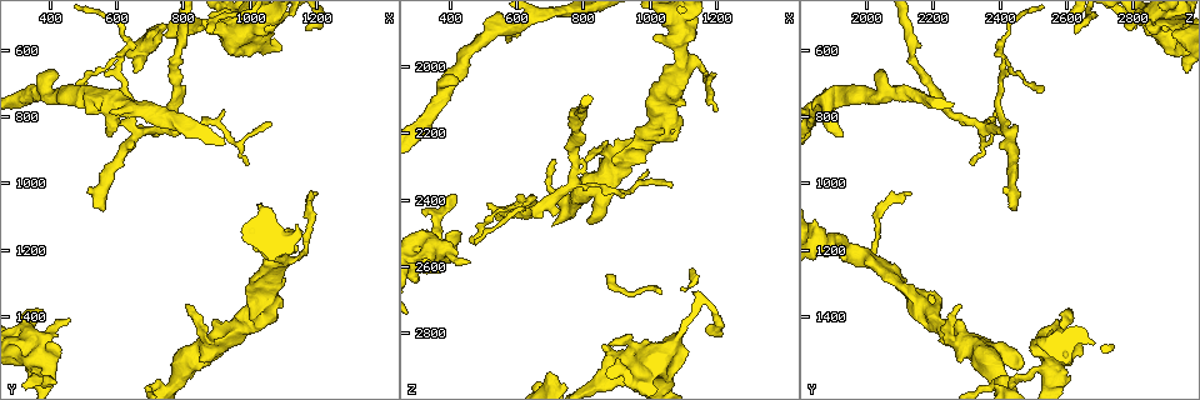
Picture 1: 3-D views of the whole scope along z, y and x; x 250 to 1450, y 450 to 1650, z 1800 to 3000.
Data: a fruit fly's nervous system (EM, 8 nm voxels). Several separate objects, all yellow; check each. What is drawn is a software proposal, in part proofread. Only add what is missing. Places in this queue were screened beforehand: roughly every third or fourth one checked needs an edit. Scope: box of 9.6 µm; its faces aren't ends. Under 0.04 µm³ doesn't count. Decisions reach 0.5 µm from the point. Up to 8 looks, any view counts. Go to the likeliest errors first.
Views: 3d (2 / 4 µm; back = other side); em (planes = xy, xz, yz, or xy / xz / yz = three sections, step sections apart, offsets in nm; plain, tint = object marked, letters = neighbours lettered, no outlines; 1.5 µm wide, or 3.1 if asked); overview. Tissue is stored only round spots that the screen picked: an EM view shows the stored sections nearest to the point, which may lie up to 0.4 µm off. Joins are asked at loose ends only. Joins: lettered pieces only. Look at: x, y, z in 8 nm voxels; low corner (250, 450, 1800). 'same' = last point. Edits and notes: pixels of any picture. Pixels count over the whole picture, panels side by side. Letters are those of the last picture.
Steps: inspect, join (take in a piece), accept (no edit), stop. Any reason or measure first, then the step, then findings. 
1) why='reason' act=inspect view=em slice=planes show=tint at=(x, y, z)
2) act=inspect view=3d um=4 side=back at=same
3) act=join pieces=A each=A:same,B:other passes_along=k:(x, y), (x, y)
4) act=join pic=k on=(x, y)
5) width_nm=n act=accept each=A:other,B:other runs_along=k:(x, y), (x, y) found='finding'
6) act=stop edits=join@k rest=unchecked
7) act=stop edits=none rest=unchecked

why='an open end' act=inspect view=3d um=2 at=(450, 1400, 2590)

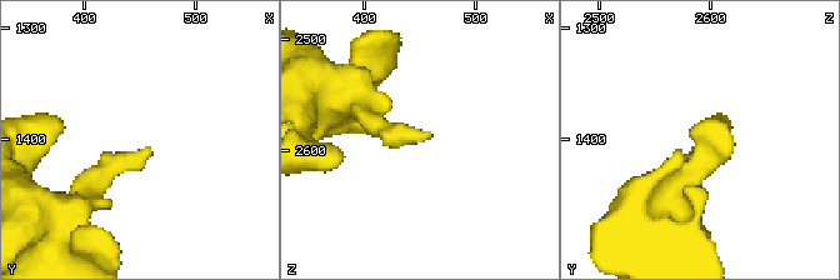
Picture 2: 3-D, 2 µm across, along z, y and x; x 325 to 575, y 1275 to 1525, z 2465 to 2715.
why='now the EM' act=inspect view=em slice=planes show=letters at=(456, 1406, 2584)

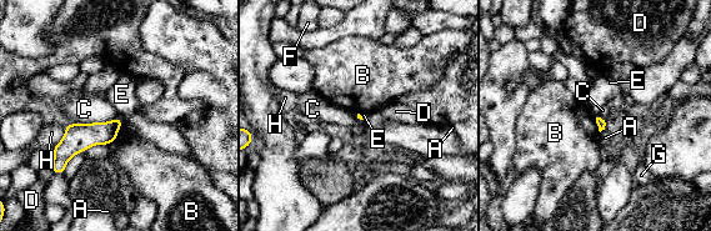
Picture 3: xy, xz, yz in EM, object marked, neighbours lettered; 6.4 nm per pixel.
act=accept each=A:other,B:other,C:other,D:other,E:other,F:other,G:other,H:other found='none of them fits'

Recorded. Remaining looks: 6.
why='free end' act=inspect view=em slice=planes show=tint at=(580, 860, 1930)

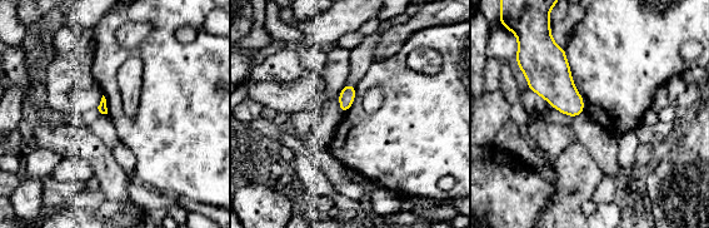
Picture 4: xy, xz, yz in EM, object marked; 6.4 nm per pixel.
why='see the neighbours' act=inspect view=em slice=planes show=letters at=same

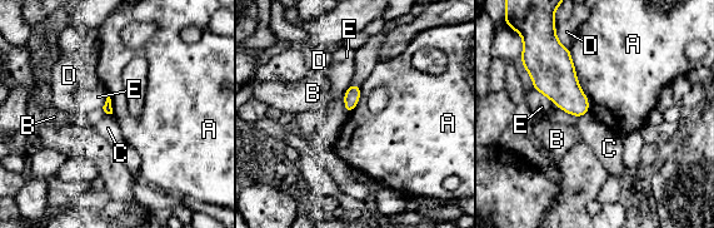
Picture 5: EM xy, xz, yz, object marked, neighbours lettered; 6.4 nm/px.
act=accept each=A:other,B:other,C:other,D:other,E:other border=5:(569, 50), (589, 112) found='none of them fits'

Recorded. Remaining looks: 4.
why='free end' act=inspect view=3d um=4 at=(890, 1420, 2280)

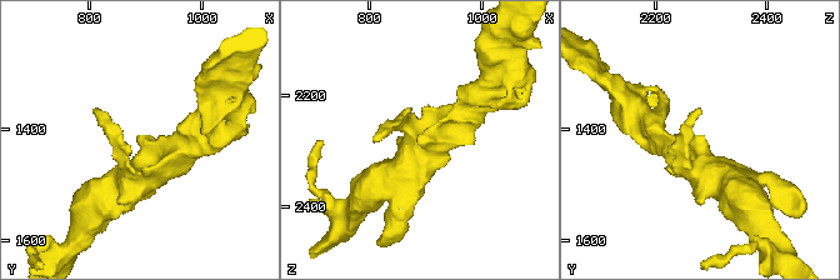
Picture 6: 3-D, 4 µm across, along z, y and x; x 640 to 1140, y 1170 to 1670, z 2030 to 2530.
why='now the EM' act=inspect view=em slice=planes show=plain at=(895, 1410, 2275)

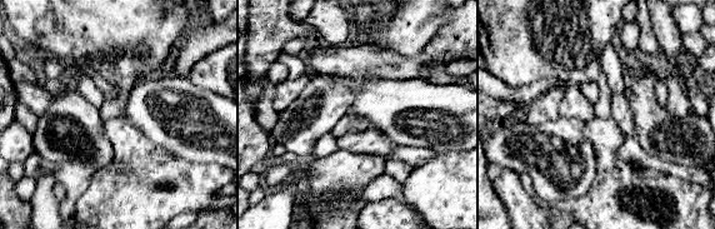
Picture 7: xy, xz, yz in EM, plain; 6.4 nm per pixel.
why='see the neighbours' act=inspect view=em slice=planes show=letters at=same

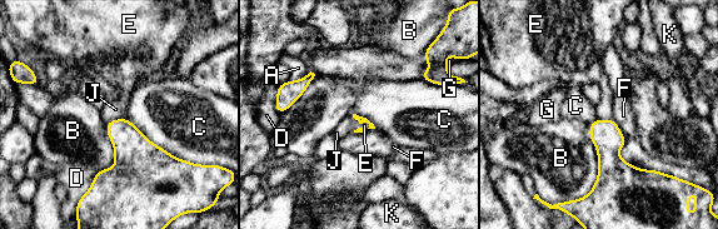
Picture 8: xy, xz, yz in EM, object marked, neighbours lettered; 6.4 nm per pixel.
longest_contact=C:550nm act=accept each=A:other,B:other,C:other,D:other,E:other,F:other,G:other,J:other,K:other found='none of them fits'

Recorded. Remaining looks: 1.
act=stop edits=none rest=unchecked

